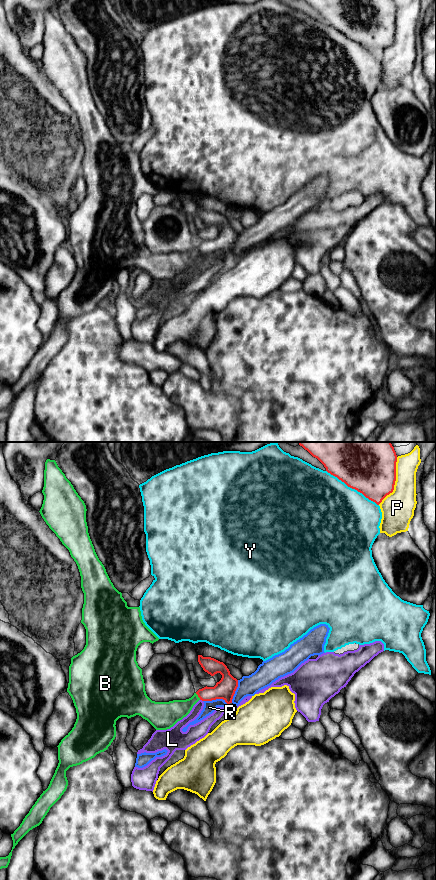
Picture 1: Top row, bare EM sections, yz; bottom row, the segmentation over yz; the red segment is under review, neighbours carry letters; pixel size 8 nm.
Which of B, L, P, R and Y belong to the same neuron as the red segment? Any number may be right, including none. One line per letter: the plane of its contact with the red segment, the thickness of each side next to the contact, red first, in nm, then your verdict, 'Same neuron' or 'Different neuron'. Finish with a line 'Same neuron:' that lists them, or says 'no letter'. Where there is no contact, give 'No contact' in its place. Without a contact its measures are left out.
B: Touches red in yz. Thickness 160 nm (red) against 180 nm. Different neuron
L: Touches red in yz. Thickness 160 nm (red) against 130 nm. Different neuron
P: Touches red in yz. Thickness 380 nm (red) against 260 nm. Different neuron
R: Touches red in yz. Thickness 160 nm (red) against 100 nm. Different neuron
Y: Touches red in yz. Thickness 380 nm (red) against 500 nm. Different neuron
Same neuron: no letter

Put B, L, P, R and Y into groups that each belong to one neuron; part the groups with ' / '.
B / L / P / R / Y

